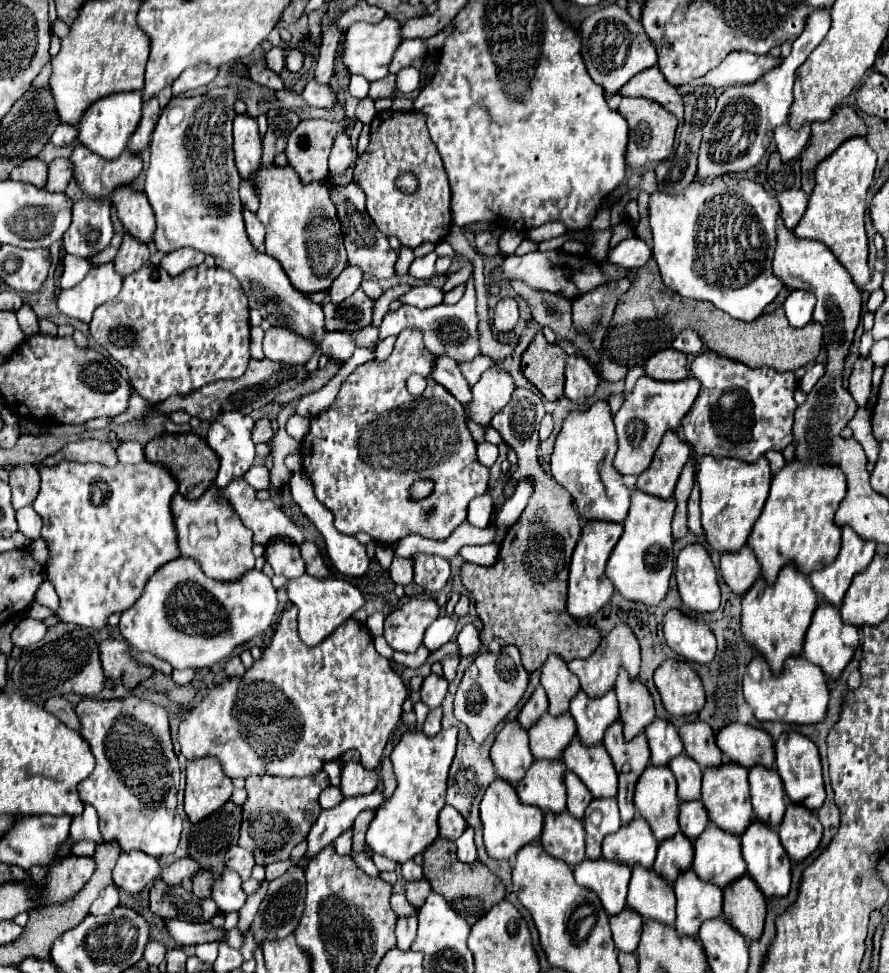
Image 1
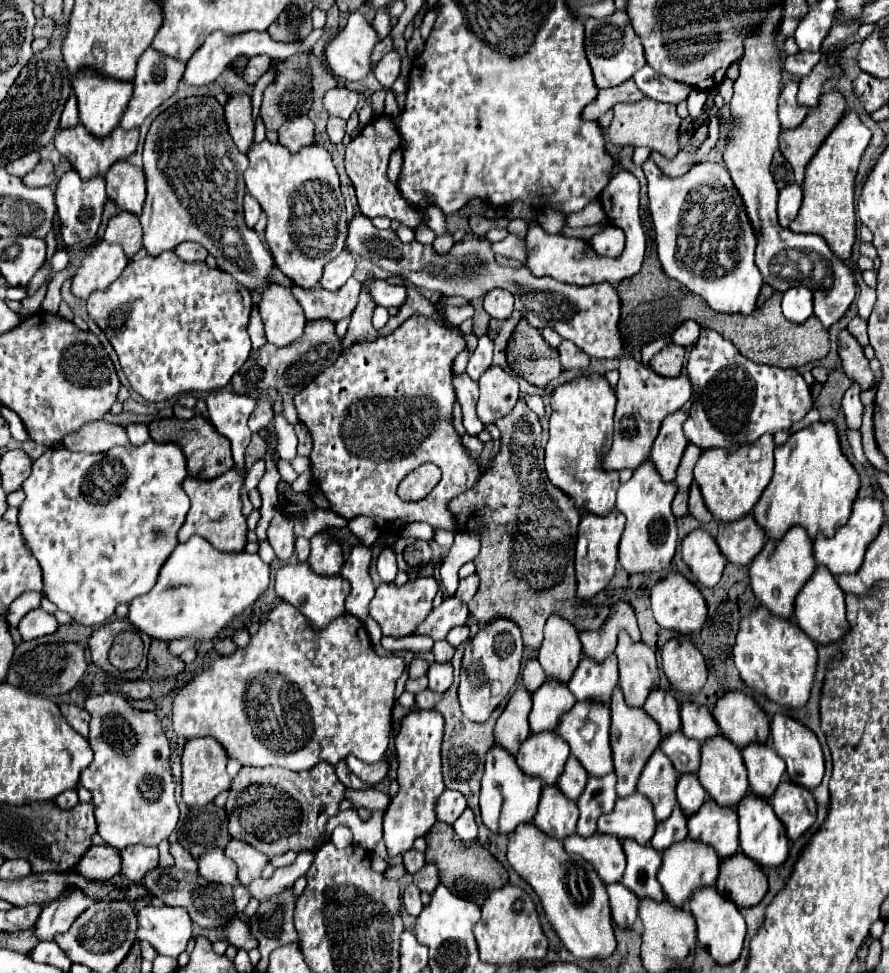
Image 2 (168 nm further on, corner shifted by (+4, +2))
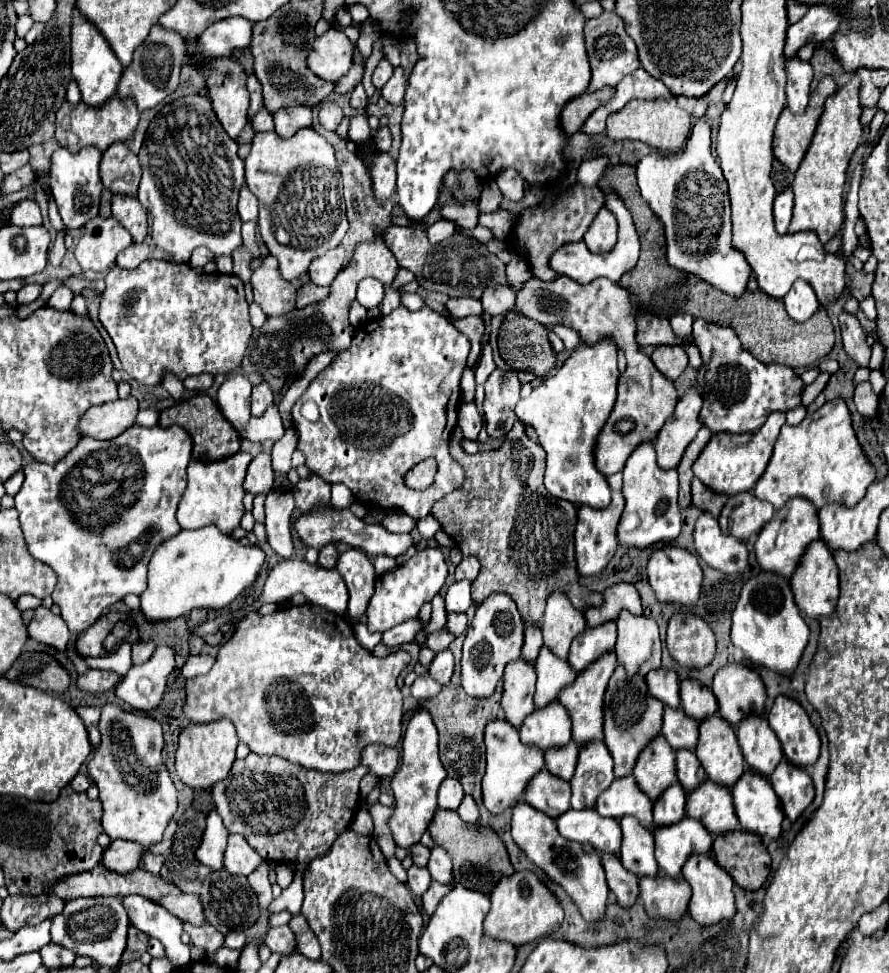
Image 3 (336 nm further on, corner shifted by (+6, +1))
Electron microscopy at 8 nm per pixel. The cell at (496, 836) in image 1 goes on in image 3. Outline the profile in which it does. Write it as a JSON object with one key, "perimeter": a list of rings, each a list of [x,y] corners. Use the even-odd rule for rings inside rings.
{"perimeter":[[[495,719],[485,727],[485,755],[487,767],[483,775],[483,805],[489,813],[499,815],[521,801],[531,779],[545,767],[543,753],[535,747],[525,747],[519,741],[519,731],[505,719]]]}

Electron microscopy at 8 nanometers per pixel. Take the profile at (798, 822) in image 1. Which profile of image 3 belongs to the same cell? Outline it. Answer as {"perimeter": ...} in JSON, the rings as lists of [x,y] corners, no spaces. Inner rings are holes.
{"perimeter":[[[785,759],[771,773],[769,783],[781,801],[785,817],[789,817],[791,821],[797,821],[815,797],[811,777],[803,769],[791,767]]]}

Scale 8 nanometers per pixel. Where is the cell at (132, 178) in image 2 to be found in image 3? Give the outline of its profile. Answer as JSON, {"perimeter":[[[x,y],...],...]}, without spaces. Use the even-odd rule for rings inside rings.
{"perimeter":[[[125,143],[111,145],[101,159],[101,181],[113,195],[135,197],[141,181],[141,165]]]}

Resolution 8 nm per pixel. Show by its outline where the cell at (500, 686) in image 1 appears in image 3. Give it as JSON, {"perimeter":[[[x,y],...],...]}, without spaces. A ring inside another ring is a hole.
{"perimeter":[[[493,593],[477,607],[475,619],[467,629],[467,637],[463,643],[463,659],[461,659],[461,687],[469,697],[487,699],[495,693],[497,683],[503,679],[505,667],[513,659],[521,657],[523,631],[525,625],[509,595]]]}

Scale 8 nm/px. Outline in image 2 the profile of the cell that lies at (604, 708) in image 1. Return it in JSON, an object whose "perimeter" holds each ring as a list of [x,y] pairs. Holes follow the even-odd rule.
{"perimeter":[[[609,654],[603,662],[583,656],[573,678],[569,680],[569,690],[577,700],[609,702],[613,686],[617,686],[617,656]]]}

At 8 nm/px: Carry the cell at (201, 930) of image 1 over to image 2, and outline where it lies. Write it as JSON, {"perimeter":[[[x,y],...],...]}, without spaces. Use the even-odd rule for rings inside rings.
{"perimeter":[[[237,918],[227,926],[227,942],[231,942],[235,948],[243,948],[243,950],[251,950],[251,948],[259,946],[259,942],[257,942],[257,938],[253,938],[249,926]]]}

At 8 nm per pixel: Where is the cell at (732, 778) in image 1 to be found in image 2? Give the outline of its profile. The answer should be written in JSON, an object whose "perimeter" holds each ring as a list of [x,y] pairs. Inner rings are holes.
{"perimeter":[[[717,734],[701,744],[701,768],[697,772],[699,782],[707,790],[707,794],[723,806],[737,806],[739,800],[749,792],[749,782],[745,778],[745,764],[741,758],[741,750],[723,734]]]}

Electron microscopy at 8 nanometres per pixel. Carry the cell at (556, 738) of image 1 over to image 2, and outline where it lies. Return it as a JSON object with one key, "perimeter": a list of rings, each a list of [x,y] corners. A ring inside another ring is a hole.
{"perimeter":[[[547,678],[533,694],[533,710],[529,714],[531,732],[555,730],[561,714],[569,710],[577,700],[569,692],[567,684],[557,678]]]}

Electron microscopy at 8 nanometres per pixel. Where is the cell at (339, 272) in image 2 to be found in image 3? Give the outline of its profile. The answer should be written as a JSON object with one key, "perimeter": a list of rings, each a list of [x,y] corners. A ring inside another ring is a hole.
{"perimeter":[[[339,245],[337,249],[327,251],[325,255],[317,257],[311,267],[309,267],[309,277],[313,283],[321,285],[321,287],[329,287],[331,279],[335,279],[335,275],[343,269],[345,263],[345,251]]]}

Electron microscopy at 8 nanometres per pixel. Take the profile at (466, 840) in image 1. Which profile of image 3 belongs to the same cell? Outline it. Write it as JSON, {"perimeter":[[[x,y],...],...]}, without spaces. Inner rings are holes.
{"perimeter":[[[465,795],[465,797],[463,797],[457,813],[459,813],[459,817],[461,817],[465,823],[469,823],[469,825],[475,825],[475,823],[479,821],[479,811],[477,811],[477,805],[475,805],[475,801],[471,799],[471,795]]]}

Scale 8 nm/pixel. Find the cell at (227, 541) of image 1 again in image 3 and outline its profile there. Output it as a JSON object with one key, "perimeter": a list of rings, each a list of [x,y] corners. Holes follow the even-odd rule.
{"perimeter":[[[239,451],[233,459],[225,459],[219,463],[191,461],[187,467],[187,489],[177,511],[177,521],[181,529],[199,529],[199,527],[215,525],[225,535],[233,535],[245,513],[243,479],[249,463],[251,463],[251,455],[243,451]]]}

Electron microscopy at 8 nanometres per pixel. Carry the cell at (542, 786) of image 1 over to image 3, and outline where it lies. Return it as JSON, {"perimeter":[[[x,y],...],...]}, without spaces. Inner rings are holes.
{"perimeter":[[[559,701],[545,709],[533,711],[519,729],[523,745],[539,747],[539,751],[549,751],[551,747],[563,747],[571,741],[571,719]]]}

